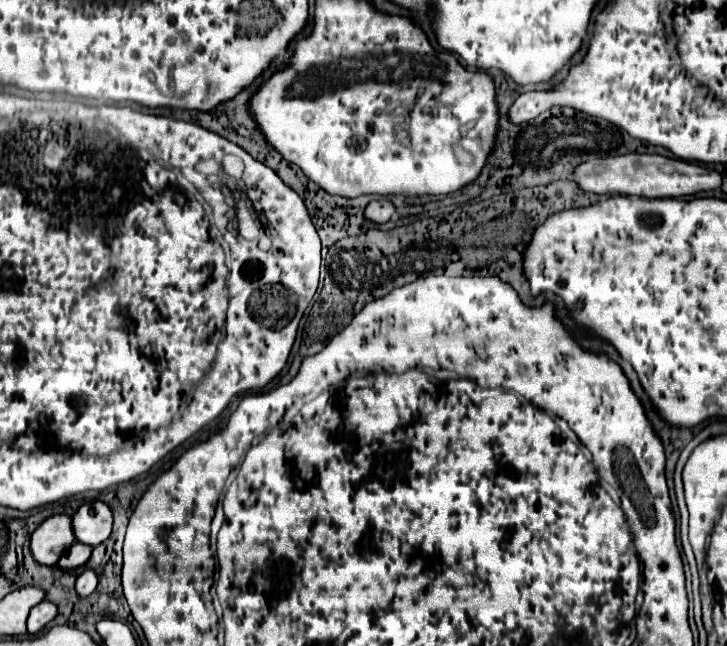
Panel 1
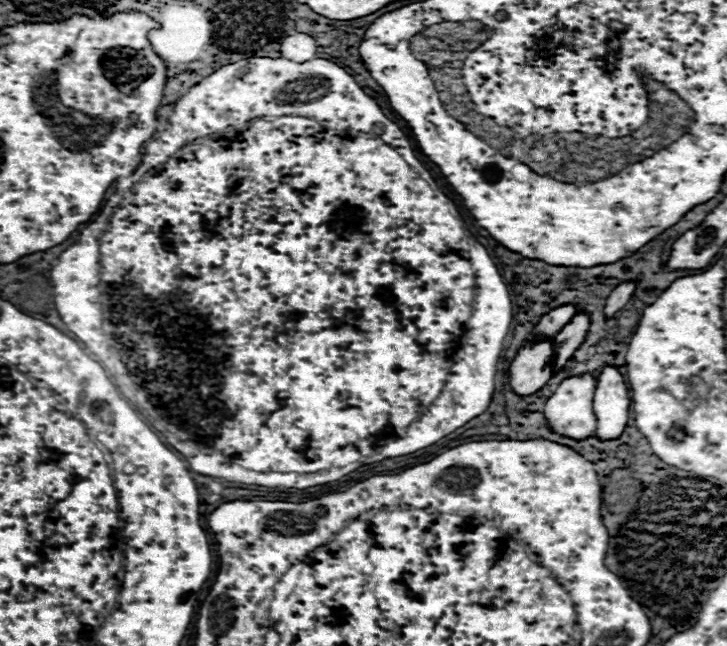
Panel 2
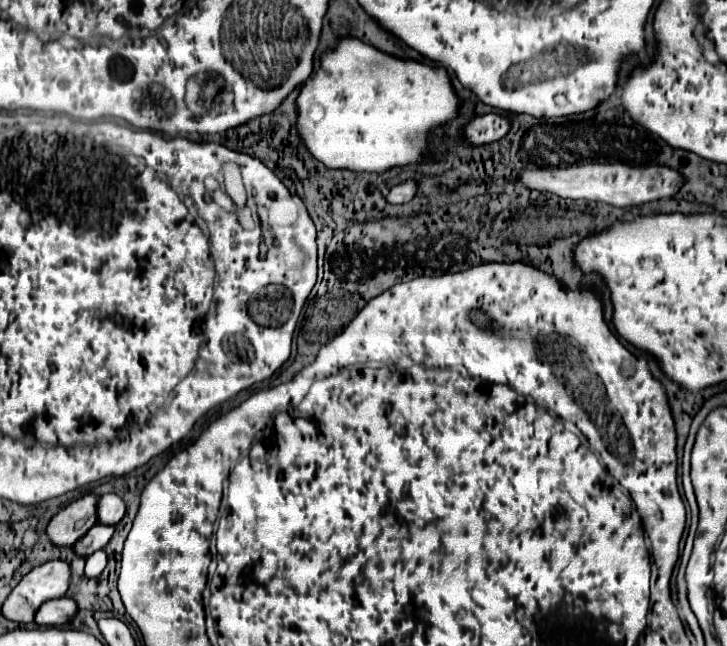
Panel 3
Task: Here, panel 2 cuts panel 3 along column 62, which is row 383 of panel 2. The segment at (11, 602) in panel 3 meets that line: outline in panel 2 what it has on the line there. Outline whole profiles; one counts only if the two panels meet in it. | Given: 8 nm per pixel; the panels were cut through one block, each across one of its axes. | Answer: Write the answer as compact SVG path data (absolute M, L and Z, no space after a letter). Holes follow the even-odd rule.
M590 374L566 378L548 398L544 414L550 428L572 440L584 440L596 430L592 410L596 380Z

